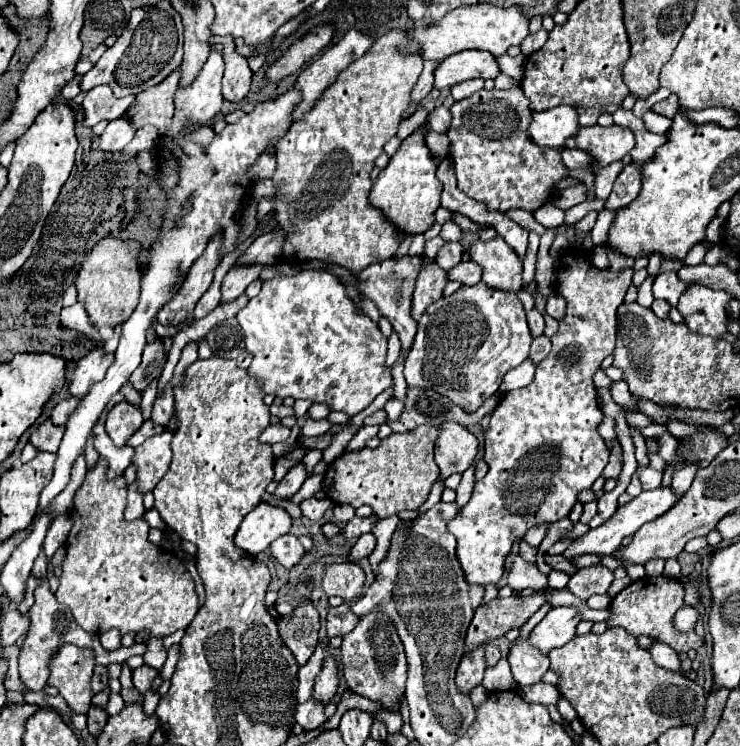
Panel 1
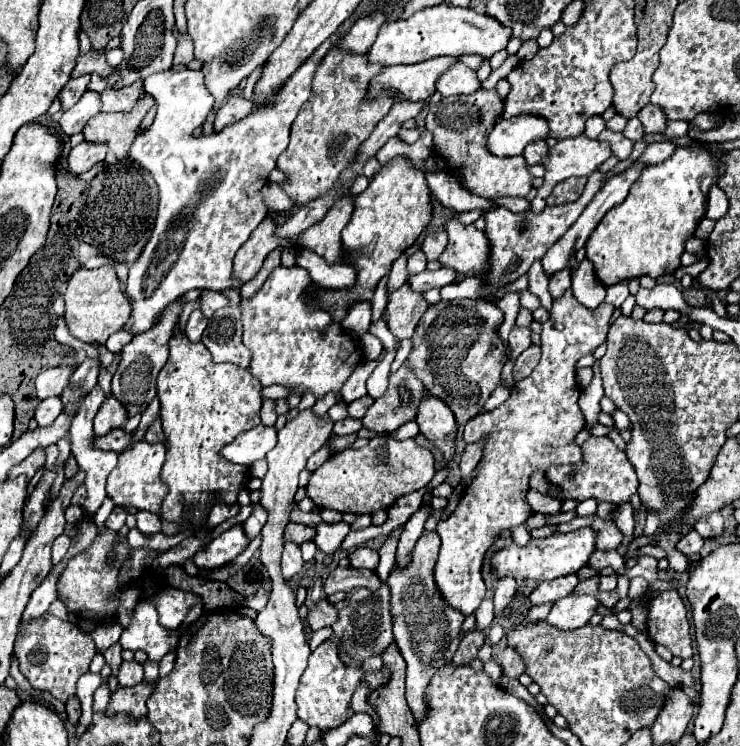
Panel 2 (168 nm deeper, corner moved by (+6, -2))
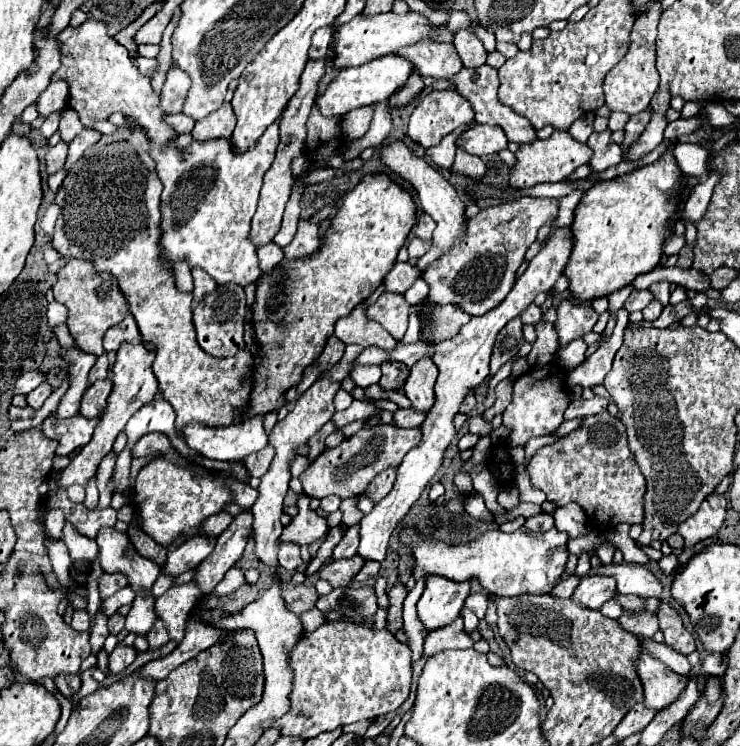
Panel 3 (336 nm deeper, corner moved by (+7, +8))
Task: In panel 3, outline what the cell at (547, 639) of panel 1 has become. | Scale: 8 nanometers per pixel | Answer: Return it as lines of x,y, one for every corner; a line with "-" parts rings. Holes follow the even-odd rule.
594,574
594,576
586,576
578,584
572,598
576,602
582,602
582,606
590,610
598,610
604,602
614,598
614,594
616,594
616,580
612,576

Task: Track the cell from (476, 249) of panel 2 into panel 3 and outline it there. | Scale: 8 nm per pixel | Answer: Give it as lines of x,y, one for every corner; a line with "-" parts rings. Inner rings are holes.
394,140
394,142
388,142
380,148
380,154
378,154
380,162
390,168
390,172
394,172
396,176
404,178
406,182
412,184
412,188
418,192
418,198
420,198
420,204
422,204
422,210
426,214
430,214
434,220
436,220
436,230
434,230
434,238
432,238
432,248
416,262
416,268
418,270
424,270
432,260
436,260
442,252
446,252
454,240
458,240
462,234
464,234
464,222
466,222
466,216
464,216
464,202
460,200
458,192
450,186
450,182
440,174
436,172
428,162
424,162
422,158
414,156
412,150
402,142
402,140

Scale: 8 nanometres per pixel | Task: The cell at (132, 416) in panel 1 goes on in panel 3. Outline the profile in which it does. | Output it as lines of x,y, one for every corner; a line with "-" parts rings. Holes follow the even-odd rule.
108,378
90,384
90,388
86,390
86,394
82,396
80,412
86,418
100,418
102,410
106,408
106,400
108,400
110,392
112,392
112,382

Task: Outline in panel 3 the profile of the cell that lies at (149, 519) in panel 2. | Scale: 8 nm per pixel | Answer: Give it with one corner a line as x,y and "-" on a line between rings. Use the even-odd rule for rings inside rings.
148,592
148,598
135,596
132,610
126,614
126,630
146,636
150,626
154,626
154,596

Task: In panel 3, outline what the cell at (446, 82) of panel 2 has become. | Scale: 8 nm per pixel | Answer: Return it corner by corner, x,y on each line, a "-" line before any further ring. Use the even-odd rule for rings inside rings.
426,38
422,42
416,42
414,46
406,46
406,50
396,50
394,54
398,54
400,58
410,58
410,62
418,66
418,72
422,76
448,80
462,68
454,44
442,44

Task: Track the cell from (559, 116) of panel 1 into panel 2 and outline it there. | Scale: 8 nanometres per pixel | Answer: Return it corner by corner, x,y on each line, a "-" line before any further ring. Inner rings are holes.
515,116
501,120
489,134
487,148
497,156
519,156
531,140
545,140
549,124
541,116

